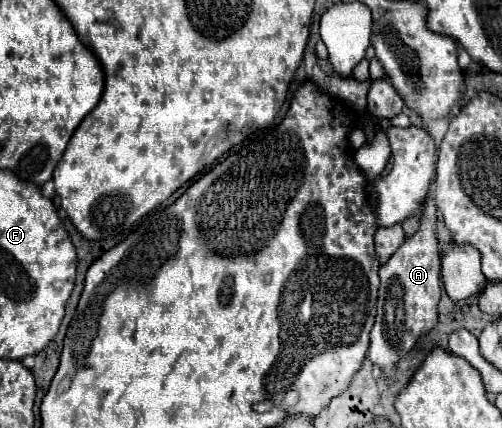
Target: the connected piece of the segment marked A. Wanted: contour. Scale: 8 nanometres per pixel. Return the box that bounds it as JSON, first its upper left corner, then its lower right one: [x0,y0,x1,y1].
[370,197,440,377]

